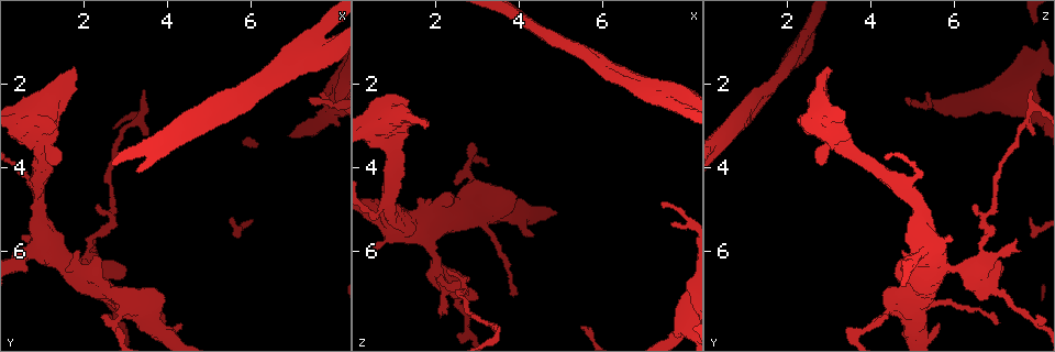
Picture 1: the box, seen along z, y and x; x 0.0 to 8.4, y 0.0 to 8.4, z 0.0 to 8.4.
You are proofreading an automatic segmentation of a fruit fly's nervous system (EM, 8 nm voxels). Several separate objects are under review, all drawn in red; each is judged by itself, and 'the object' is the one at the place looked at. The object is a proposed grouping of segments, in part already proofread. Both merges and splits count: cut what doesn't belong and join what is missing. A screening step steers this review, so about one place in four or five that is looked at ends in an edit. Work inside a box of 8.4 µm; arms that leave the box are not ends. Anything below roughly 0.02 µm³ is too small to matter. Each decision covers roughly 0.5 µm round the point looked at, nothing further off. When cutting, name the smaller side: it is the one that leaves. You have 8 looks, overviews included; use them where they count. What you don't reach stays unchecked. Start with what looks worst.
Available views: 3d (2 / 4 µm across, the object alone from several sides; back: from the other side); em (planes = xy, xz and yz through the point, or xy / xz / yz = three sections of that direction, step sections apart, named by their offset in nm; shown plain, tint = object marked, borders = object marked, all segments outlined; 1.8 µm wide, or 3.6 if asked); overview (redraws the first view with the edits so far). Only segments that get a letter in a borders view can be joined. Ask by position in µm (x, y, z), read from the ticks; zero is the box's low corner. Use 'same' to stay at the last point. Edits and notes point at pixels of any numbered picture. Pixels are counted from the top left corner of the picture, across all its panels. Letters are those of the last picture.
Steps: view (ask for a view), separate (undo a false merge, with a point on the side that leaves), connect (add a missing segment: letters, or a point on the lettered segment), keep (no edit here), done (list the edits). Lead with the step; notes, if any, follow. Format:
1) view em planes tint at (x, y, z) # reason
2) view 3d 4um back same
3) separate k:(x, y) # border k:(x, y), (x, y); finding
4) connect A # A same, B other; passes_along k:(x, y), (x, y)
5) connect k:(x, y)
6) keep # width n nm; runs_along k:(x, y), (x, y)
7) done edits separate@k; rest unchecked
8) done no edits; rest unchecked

view 3d 2um at (2.10, 6.45, 6.50) # two arms at a narrow angle

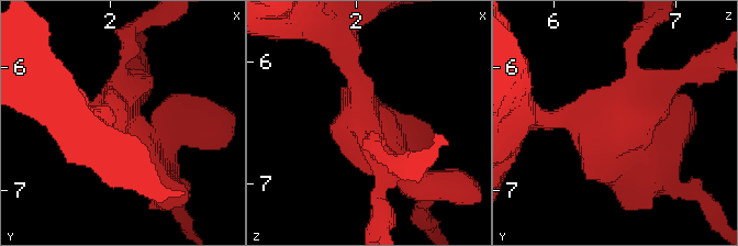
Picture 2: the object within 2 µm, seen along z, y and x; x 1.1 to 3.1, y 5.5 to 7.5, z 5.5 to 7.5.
view em yz step 8 tint at (2.04, 6.48, 6.48)

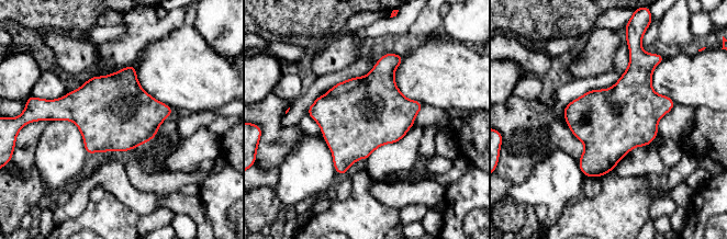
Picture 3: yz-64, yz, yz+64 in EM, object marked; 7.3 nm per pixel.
view em yz step 8 borders same

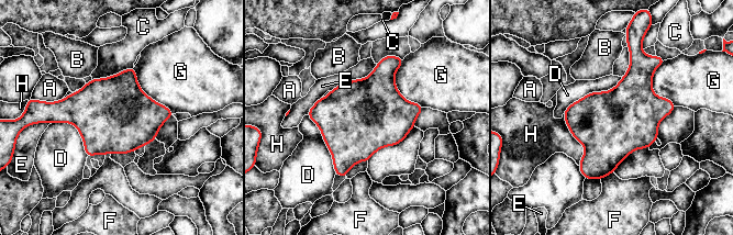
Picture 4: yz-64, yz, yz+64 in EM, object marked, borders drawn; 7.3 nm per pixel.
keep # width 480 nm; A other, B other, C other, D other, E other, F other, G other, H other; border 4:(563, 114), (585, 148), (579, 165); all the same neuron

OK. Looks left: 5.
view 3d 4um at (1.10, 5.50, 5.25) # three-way junction

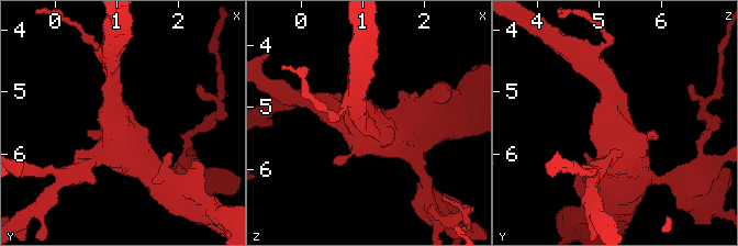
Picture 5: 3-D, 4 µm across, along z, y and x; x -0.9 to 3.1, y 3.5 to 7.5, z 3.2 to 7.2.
view em yz step 4 tint at (1.05, 5.55, 5.25)

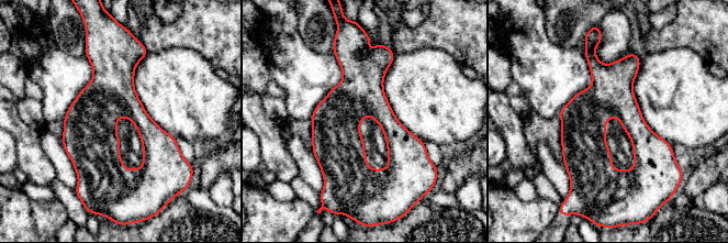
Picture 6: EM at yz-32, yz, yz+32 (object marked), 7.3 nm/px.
view em planes borders same # another direction

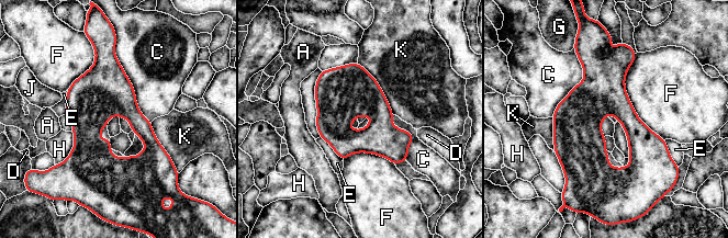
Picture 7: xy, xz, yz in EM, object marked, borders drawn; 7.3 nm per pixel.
keep # A other, C other, D other, E other, F other, G other, H other, J other, K other; all the same neuron

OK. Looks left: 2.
view em planes borders at (1.50, 3.85, 2.80) # branch stops here

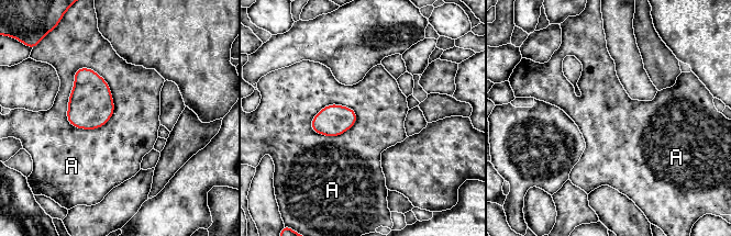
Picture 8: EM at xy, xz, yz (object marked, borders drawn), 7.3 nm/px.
keep # width 170 nm; A other; border 8:(79, 67), (110, 91), (98, 128); none of them fits

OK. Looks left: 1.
done no edits; rest unchecked

